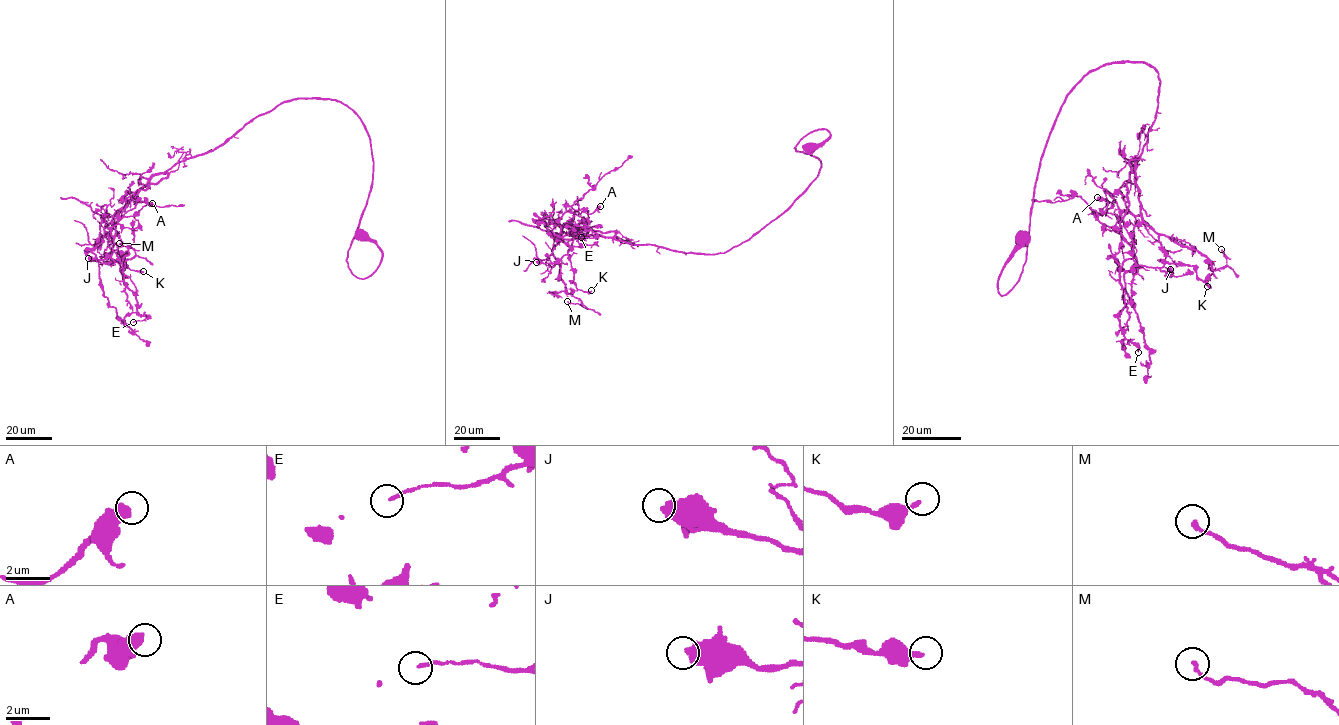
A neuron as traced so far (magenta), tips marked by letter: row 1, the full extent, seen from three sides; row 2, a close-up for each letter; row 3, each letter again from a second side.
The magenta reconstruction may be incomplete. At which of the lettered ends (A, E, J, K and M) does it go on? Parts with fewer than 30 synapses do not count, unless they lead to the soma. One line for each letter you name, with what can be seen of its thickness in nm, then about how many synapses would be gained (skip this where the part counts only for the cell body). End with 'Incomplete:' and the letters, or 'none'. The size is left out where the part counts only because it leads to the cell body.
Incomplete: none

